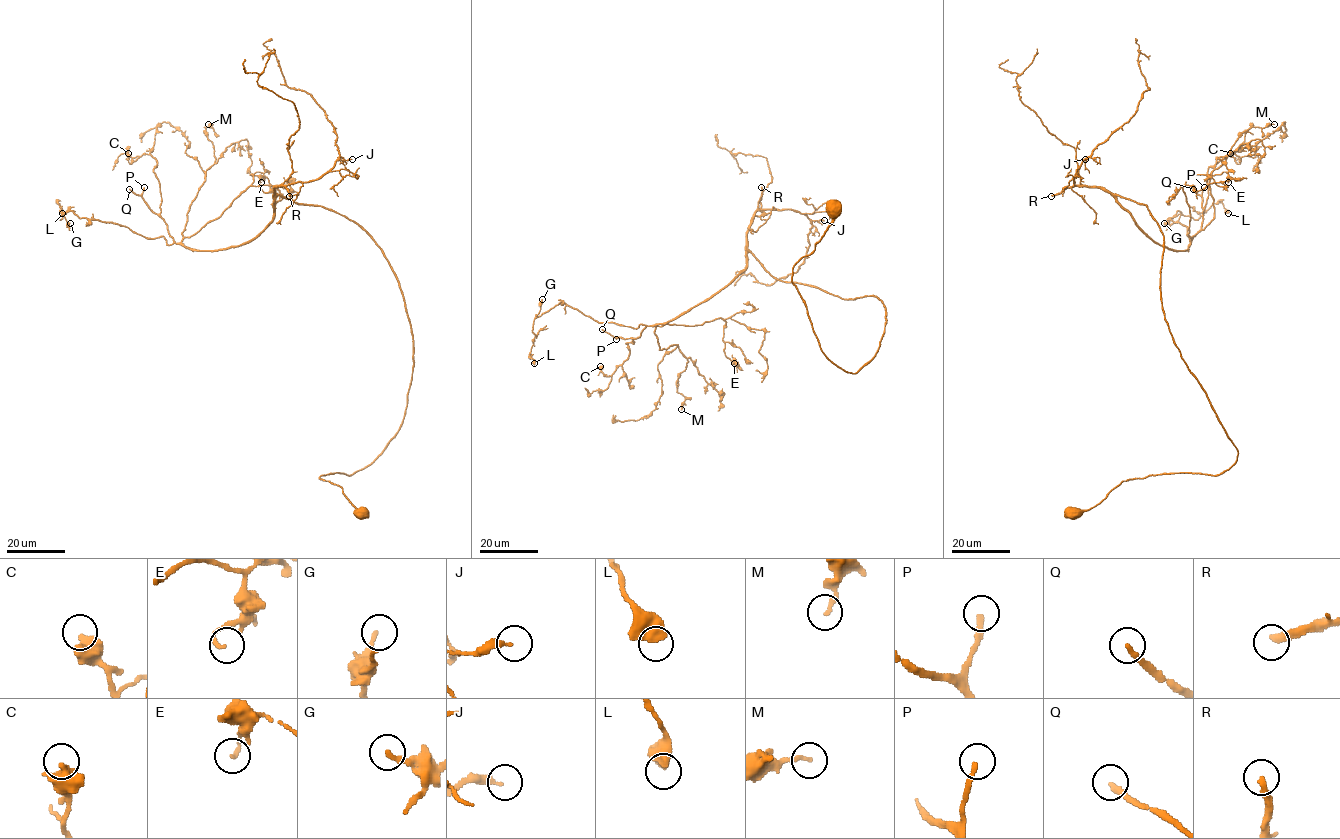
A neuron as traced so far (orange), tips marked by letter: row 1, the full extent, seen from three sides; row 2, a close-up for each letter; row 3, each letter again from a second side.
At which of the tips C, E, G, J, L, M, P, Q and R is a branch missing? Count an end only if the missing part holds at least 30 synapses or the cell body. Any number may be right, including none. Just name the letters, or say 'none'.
P, Q, R

